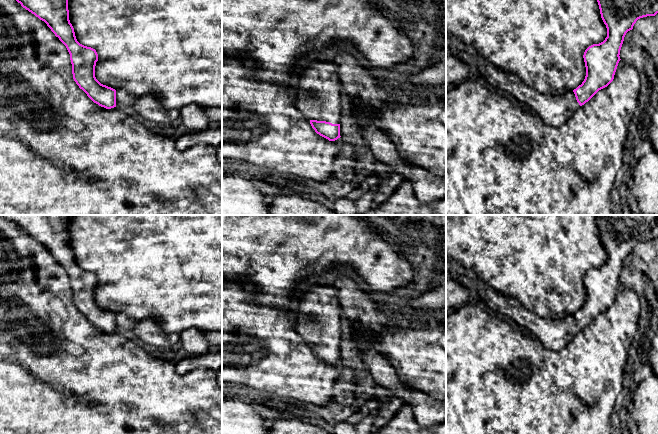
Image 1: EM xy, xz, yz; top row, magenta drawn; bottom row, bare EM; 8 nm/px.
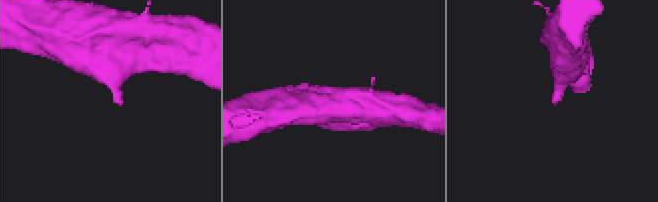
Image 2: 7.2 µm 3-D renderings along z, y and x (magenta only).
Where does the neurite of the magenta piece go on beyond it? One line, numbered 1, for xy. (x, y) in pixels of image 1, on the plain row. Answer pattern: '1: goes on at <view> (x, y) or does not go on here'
1: does not go on here

